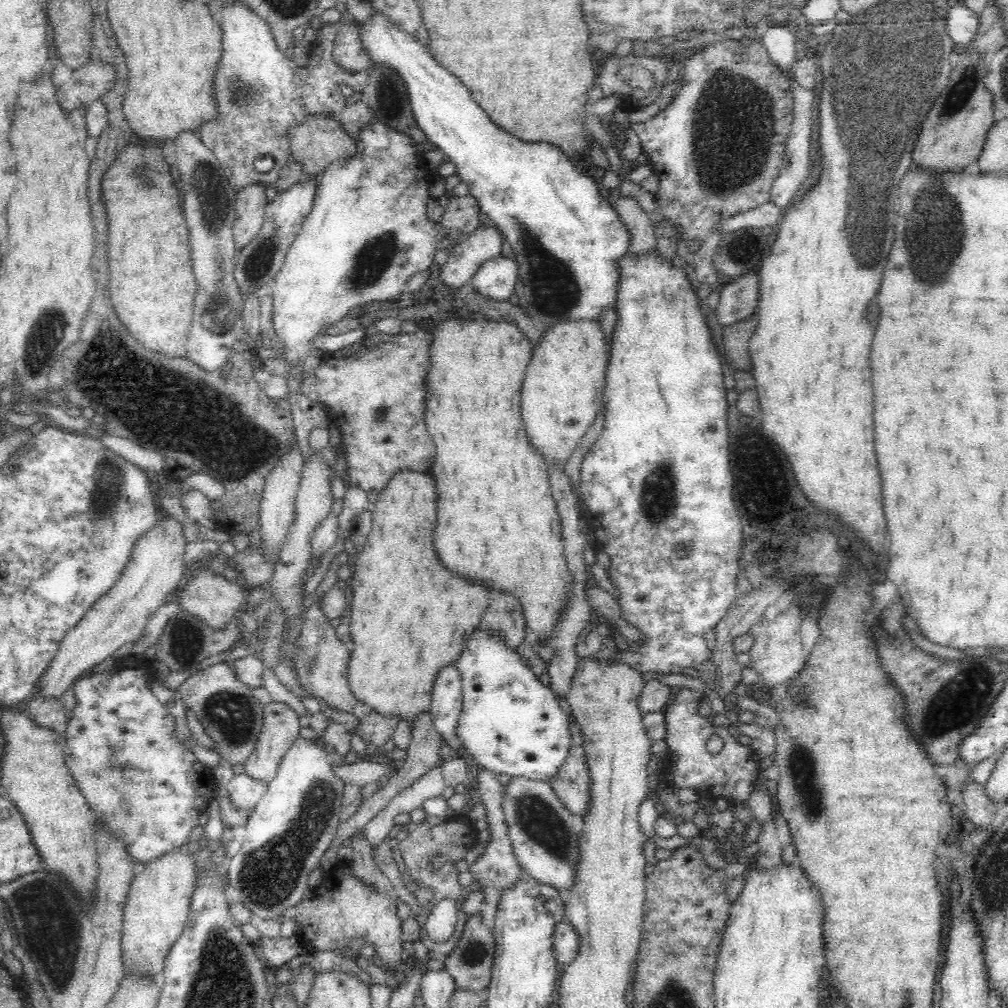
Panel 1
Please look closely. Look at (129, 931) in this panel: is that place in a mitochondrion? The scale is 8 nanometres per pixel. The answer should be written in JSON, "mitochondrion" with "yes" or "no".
{"mitochondrion":"no"}

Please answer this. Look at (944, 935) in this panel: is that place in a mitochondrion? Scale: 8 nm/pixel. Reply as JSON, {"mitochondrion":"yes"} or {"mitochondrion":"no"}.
{"mitochondrion":"no"}

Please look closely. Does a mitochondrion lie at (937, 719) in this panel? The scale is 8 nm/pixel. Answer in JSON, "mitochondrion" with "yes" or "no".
{"mitochondrion":"yes"}

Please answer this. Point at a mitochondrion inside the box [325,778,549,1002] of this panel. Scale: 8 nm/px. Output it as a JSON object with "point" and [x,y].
{"point":[475,952]}

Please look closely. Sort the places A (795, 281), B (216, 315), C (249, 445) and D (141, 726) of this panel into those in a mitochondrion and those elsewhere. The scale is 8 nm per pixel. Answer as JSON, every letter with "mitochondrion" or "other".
{"A":"other","B":"mitochondrion","C":"mitochondrion","D":"other"}

